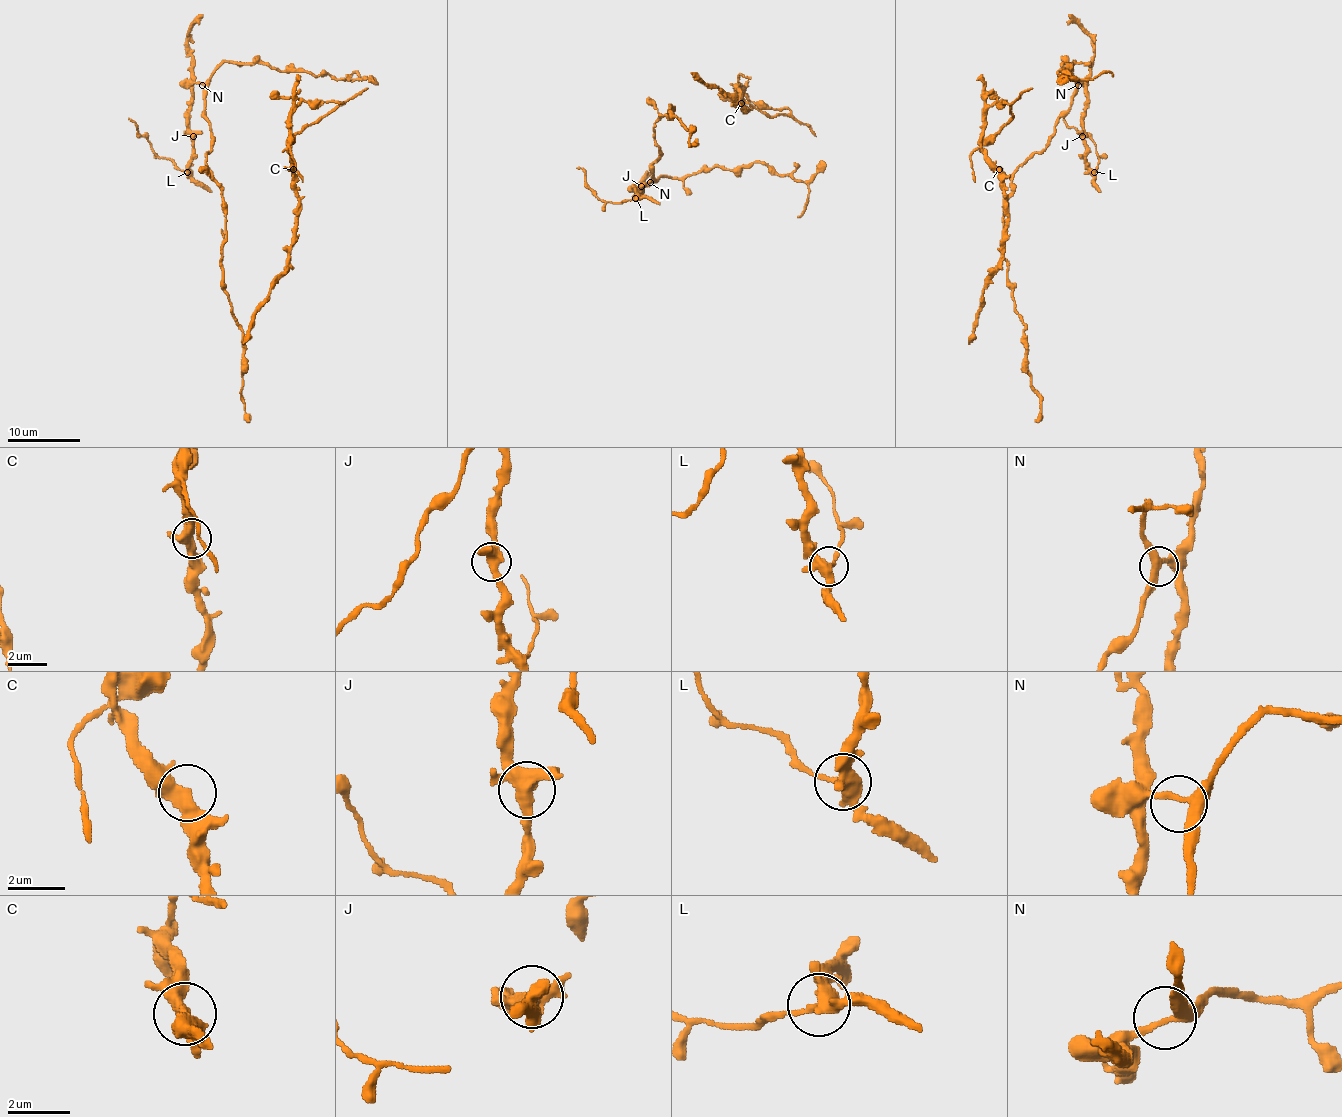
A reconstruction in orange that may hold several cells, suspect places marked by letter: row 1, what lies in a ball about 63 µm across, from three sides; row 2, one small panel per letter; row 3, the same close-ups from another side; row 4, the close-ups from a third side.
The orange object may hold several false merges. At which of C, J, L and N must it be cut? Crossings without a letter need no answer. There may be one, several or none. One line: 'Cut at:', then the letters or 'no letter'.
Cut at: L

